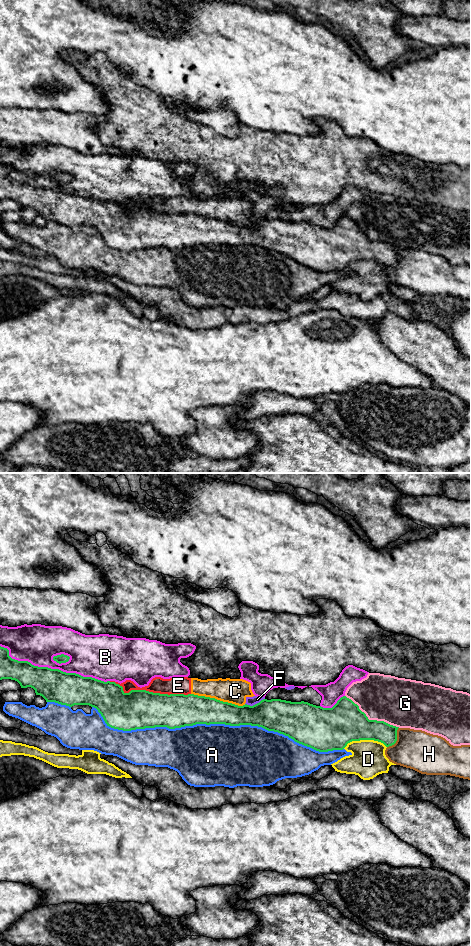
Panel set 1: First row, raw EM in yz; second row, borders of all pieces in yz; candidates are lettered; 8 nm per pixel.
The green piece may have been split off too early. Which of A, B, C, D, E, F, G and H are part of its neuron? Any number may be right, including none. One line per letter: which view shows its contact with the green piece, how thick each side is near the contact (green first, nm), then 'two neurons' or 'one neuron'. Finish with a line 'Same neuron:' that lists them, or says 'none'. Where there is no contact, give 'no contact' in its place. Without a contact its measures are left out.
A: contact in yz; calibres 260 and 500 nm; two neurons
B: contact in yz; calibres 260 and 320 nm; two neurons
C: contact in yz; calibres 240 and 200 nm; two neurons
D: contact in yz; calibres 320 and 280 nm; two neurons
E: contact in yz; calibres 320 and 140 nm; two neurons
F: contact in yz; calibres 260 and 70 nm; two neurons
G: contact in yz; calibres 320 and 380 nm; two neurons
H: contact in yz; calibres 170 and 320 nm; two neurons
Same neuron: none

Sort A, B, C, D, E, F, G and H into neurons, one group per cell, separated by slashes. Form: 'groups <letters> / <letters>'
groups A / B / C E F / D / G / H

